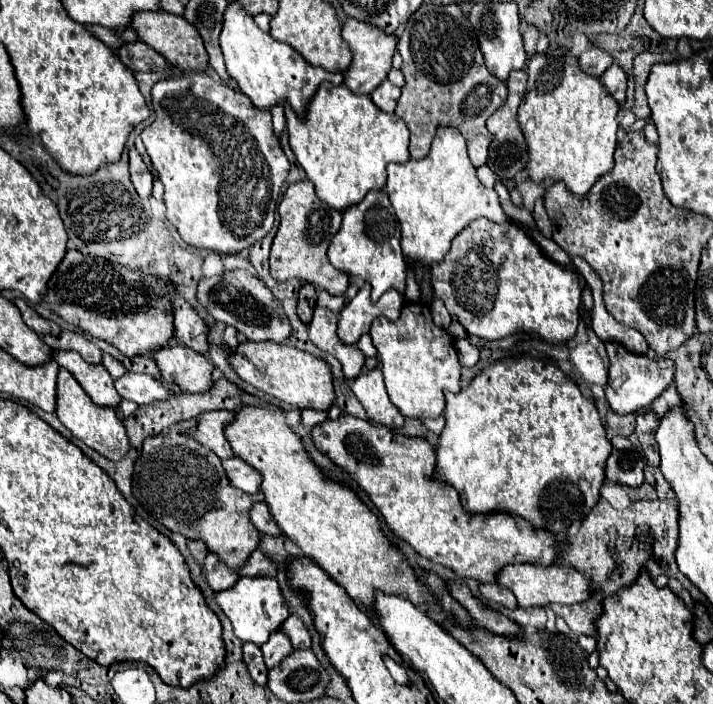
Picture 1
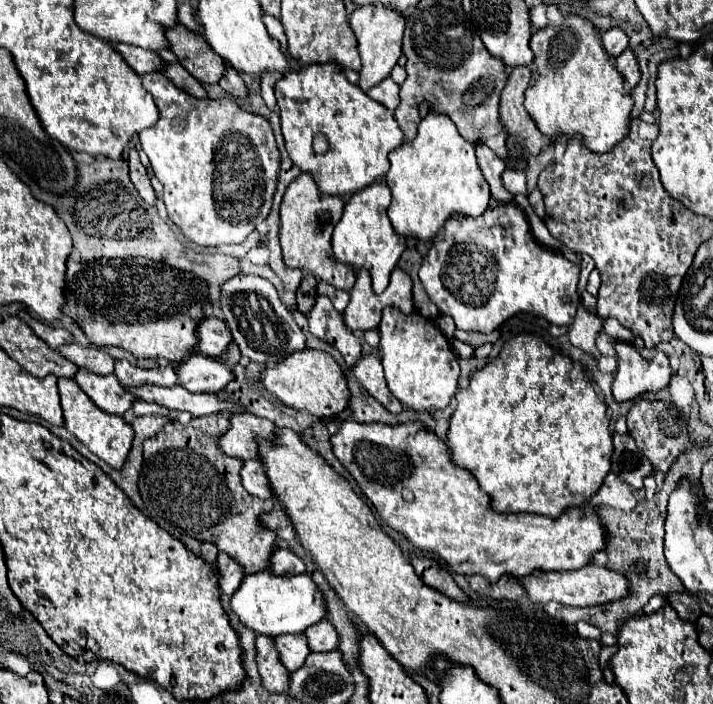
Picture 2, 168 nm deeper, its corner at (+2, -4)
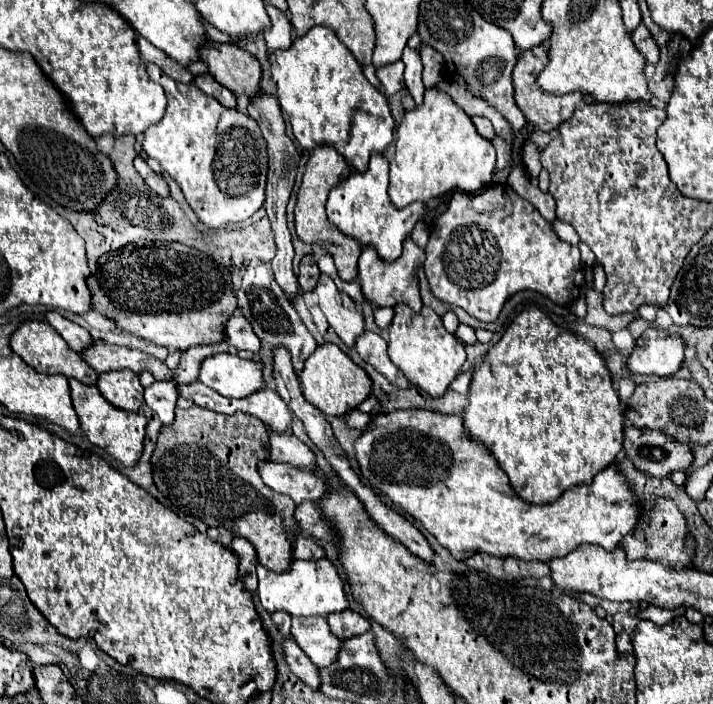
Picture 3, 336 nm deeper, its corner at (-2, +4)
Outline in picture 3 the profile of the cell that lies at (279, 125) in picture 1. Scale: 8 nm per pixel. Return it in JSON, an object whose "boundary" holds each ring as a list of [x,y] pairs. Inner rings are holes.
{"boundary":[[[266,4],[266,12],[270,16],[270,28],[264,30],[268,52],[288,48],[292,44],[292,26],[288,18],[278,8],[272,8],[272,4]]]}

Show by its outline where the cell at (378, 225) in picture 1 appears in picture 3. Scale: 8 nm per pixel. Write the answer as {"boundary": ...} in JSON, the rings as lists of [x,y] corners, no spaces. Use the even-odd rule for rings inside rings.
{"boundary":[[[372,154],[366,172],[352,172],[330,190],[326,212],[340,232],[362,244],[372,244],[384,260],[396,260],[396,256],[402,254],[404,238],[412,232],[414,224],[426,216],[428,206],[424,202],[412,202],[410,206],[396,208],[388,198],[388,160],[384,154]]]}

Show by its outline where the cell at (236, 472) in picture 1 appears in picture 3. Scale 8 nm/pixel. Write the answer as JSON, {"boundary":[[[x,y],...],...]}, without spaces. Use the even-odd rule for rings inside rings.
{"boundary":[[[262,462],[258,470],[266,486],[290,496],[296,504],[302,504],[306,500],[316,502],[328,492],[328,484],[324,482],[324,478],[316,476],[310,470],[296,470],[292,466],[276,462]]]}

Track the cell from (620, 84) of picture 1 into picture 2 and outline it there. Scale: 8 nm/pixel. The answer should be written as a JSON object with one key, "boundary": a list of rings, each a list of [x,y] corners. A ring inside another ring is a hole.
{"boundary":[[[624,50],[624,54],[620,54],[614,62],[616,70],[622,74],[624,82],[630,84],[630,88],[634,88],[640,82],[640,70],[638,70],[638,62],[632,54],[632,50]]]}

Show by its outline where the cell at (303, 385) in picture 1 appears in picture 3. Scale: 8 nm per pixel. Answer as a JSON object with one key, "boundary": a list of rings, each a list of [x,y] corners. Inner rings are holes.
{"boundary":[[[322,344],[306,360],[304,370],[300,372],[300,386],[310,404],[314,404],[326,416],[344,416],[350,410],[358,408],[372,392],[370,376],[352,362],[336,344]]]}

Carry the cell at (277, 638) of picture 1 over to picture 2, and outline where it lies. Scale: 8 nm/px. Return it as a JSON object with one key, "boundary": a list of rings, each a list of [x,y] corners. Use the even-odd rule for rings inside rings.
{"boundary":[[[282,634],[280,638],[274,638],[274,648],[280,654],[282,666],[290,670],[298,670],[304,664],[304,658],[310,654],[306,636],[302,634]]]}

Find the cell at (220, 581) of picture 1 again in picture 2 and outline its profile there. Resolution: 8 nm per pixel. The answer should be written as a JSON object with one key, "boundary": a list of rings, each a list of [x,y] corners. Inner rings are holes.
{"boundary":[[[224,552],[218,554],[216,568],[218,568],[220,590],[226,596],[232,596],[244,578],[244,570],[240,570],[240,566],[236,566],[236,562],[232,562],[232,558],[228,558],[228,554],[224,554]]]}

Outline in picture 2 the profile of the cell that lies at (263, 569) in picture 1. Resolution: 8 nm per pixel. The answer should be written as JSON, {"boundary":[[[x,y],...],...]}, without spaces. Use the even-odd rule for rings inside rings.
{"boundary":[[[274,550],[270,556],[270,568],[276,576],[294,576],[306,570],[304,562],[292,550]]]}

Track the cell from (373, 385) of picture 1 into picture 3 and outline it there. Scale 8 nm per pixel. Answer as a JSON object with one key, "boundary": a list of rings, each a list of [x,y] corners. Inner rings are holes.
{"boundary":[[[364,330],[356,338],[356,350],[360,352],[360,356],[366,362],[370,362],[378,372],[382,372],[392,384],[396,384],[398,388],[406,388],[408,386],[408,378],[388,358],[388,354],[386,354],[386,340],[380,334]]]}

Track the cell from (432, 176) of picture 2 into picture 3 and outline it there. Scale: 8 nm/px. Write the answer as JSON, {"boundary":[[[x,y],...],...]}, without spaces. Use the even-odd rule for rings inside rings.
{"boundary":[[[430,88],[424,92],[424,102],[404,112],[398,126],[396,156],[390,162],[390,200],[402,208],[416,200],[428,202],[450,190],[476,192],[492,182],[496,152],[490,140],[480,136],[470,116],[452,102],[452,98]]]}

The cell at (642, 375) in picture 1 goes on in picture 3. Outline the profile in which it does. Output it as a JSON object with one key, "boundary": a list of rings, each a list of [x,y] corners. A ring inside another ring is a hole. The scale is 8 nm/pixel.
{"boundary":[[[648,328],[638,340],[628,358],[632,374],[672,376],[682,366],[684,340],[680,336],[660,336],[656,328]]]}

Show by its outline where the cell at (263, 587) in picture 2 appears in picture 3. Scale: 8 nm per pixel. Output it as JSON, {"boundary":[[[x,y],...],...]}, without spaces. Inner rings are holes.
{"boundary":[[[330,558],[320,560],[294,560],[290,572],[276,574],[264,566],[258,566],[258,598],[262,606],[270,612],[286,610],[290,616],[328,616],[332,612],[342,612],[348,608],[348,598],[344,594],[344,582],[338,576],[336,566]]]}

